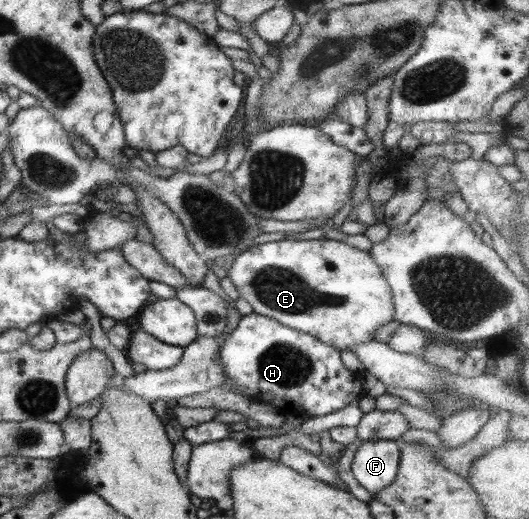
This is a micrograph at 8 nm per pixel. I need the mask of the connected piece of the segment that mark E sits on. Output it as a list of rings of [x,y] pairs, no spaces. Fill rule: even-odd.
[[[284,239],[253,245],[236,255],[227,269],[228,277],[239,289],[240,297],[259,314],[274,318],[289,328],[311,334],[321,342],[346,350],[348,346],[374,340],[374,332],[394,320],[394,298],[380,266],[369,251],[355,248],[343,241],[326,239]]]

